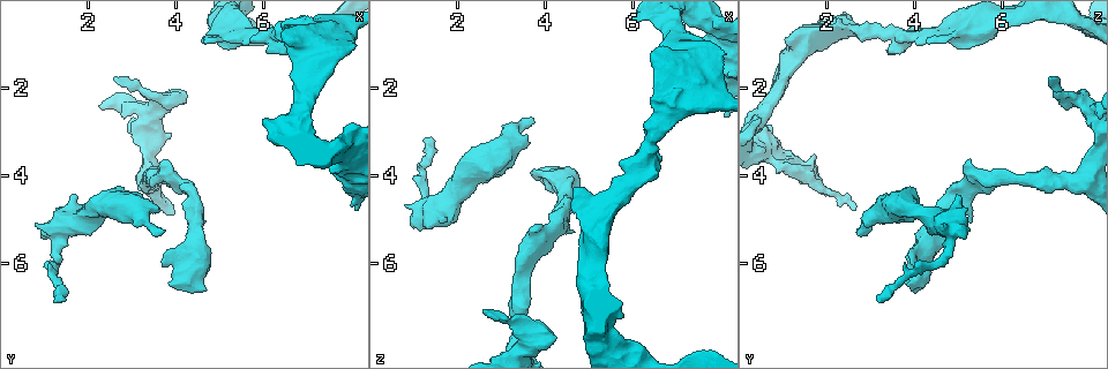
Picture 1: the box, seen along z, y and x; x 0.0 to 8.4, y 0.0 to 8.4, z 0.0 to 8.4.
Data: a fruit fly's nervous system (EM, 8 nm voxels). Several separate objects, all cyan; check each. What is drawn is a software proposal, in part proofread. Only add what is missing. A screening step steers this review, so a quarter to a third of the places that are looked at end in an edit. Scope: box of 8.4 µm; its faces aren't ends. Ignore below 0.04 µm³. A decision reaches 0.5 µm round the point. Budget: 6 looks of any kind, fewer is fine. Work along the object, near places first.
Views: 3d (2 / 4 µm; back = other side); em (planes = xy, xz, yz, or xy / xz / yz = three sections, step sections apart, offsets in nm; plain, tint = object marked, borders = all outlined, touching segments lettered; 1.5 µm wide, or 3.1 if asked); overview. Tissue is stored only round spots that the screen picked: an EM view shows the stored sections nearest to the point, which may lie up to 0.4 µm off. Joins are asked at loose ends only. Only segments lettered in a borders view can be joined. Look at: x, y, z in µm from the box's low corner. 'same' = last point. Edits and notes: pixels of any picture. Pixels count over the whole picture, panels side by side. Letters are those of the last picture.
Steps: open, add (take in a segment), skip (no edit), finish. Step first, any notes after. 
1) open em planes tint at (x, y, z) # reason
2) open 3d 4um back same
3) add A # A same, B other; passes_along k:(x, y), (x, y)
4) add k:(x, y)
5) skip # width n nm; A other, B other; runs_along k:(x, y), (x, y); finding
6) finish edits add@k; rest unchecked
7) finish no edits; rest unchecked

open em yz step 8 borders at (1.25, 6.80, 3.10)

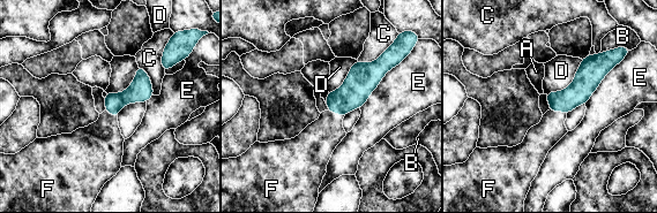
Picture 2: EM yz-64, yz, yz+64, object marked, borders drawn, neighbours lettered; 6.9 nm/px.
add F # A other, B other, C other, D other, E other, F same; passes_along 2:(577, 93), (558, 111), (540, 138); it goes on there

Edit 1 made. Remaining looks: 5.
open overview # redraw

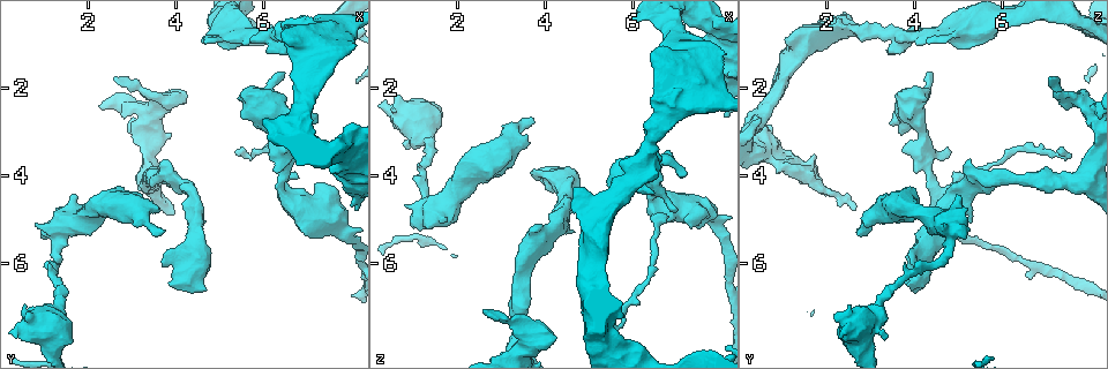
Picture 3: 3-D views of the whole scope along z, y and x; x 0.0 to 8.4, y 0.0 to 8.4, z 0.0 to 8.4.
open em planes tint at (3.85, 6.45, 3.85) # thick end

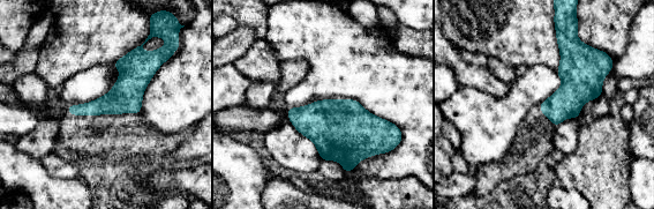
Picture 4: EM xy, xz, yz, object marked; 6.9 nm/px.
open em planes borders same # see the neighbours

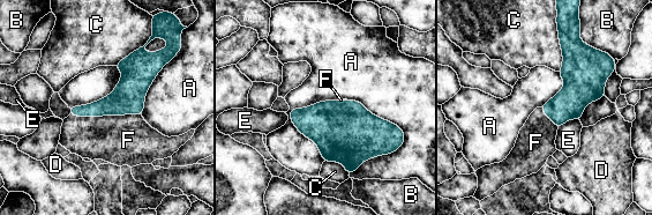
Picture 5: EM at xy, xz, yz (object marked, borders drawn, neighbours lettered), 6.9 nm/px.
add F # A other, B other, C other, D other, E other, F same; passes_along 5:(128, 97), (105, 115), (128, 140); the neuron continues

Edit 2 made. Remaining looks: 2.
finish edits add@2, add@5; rest unchecked

